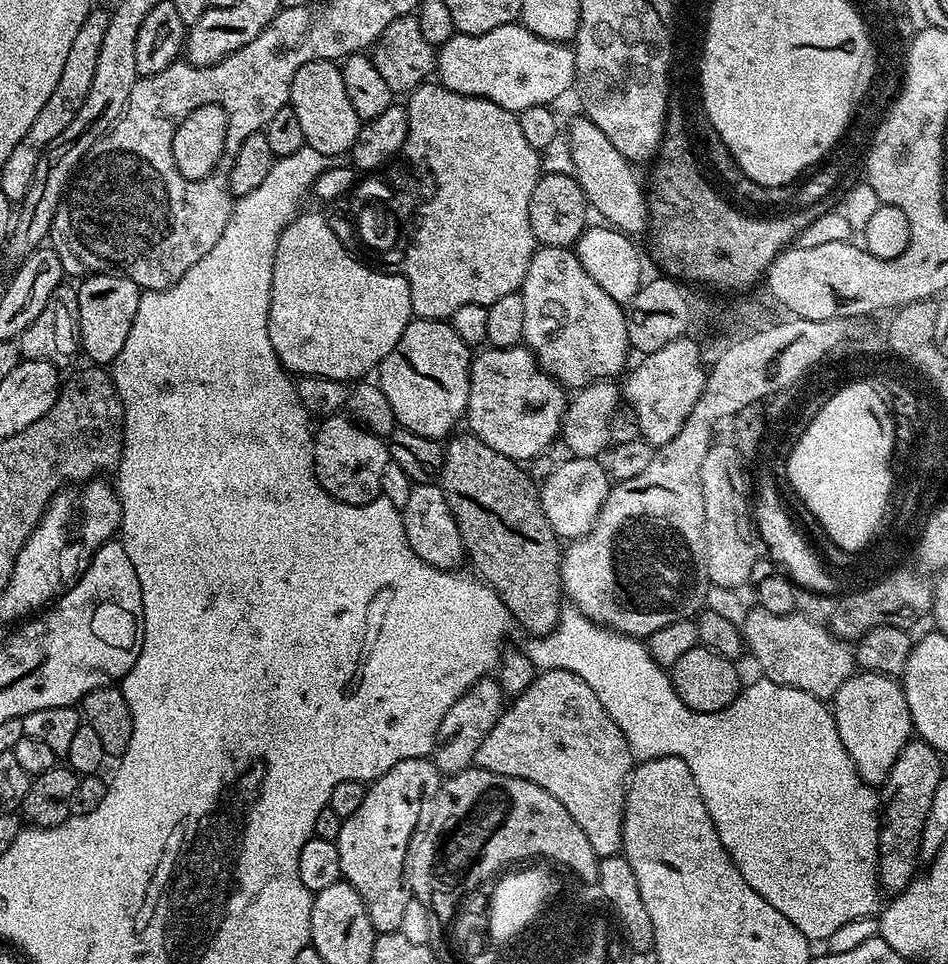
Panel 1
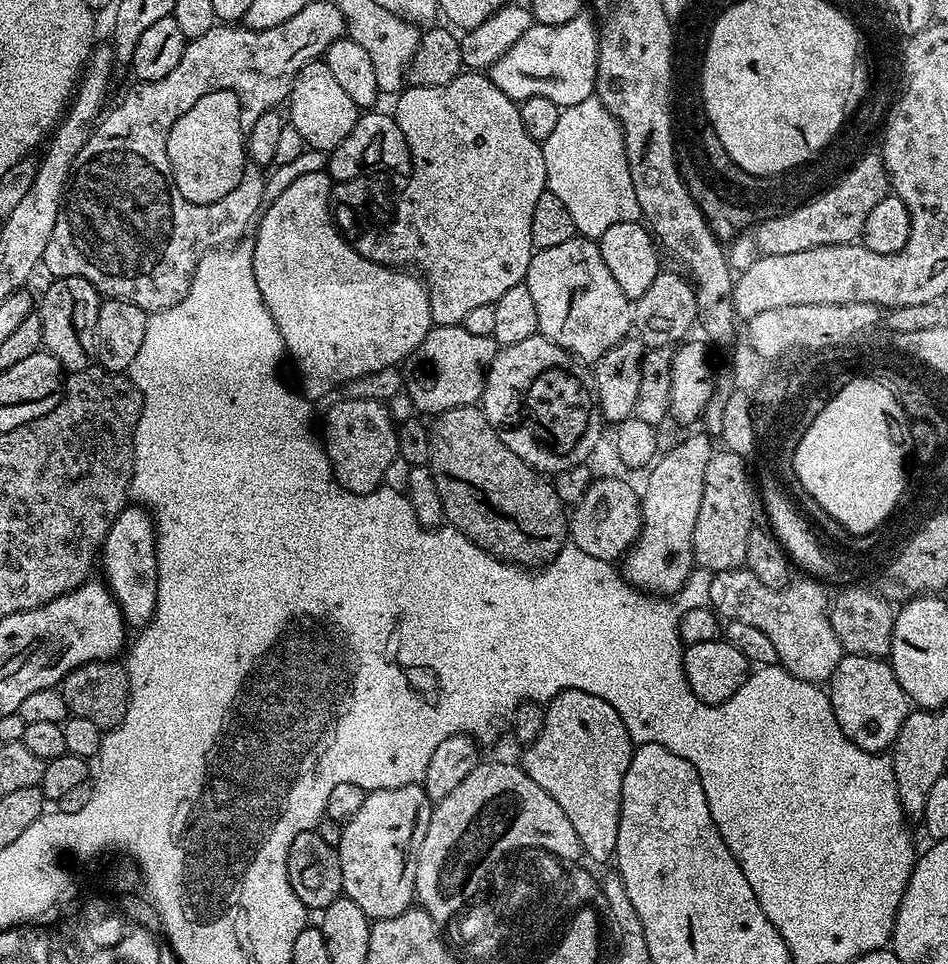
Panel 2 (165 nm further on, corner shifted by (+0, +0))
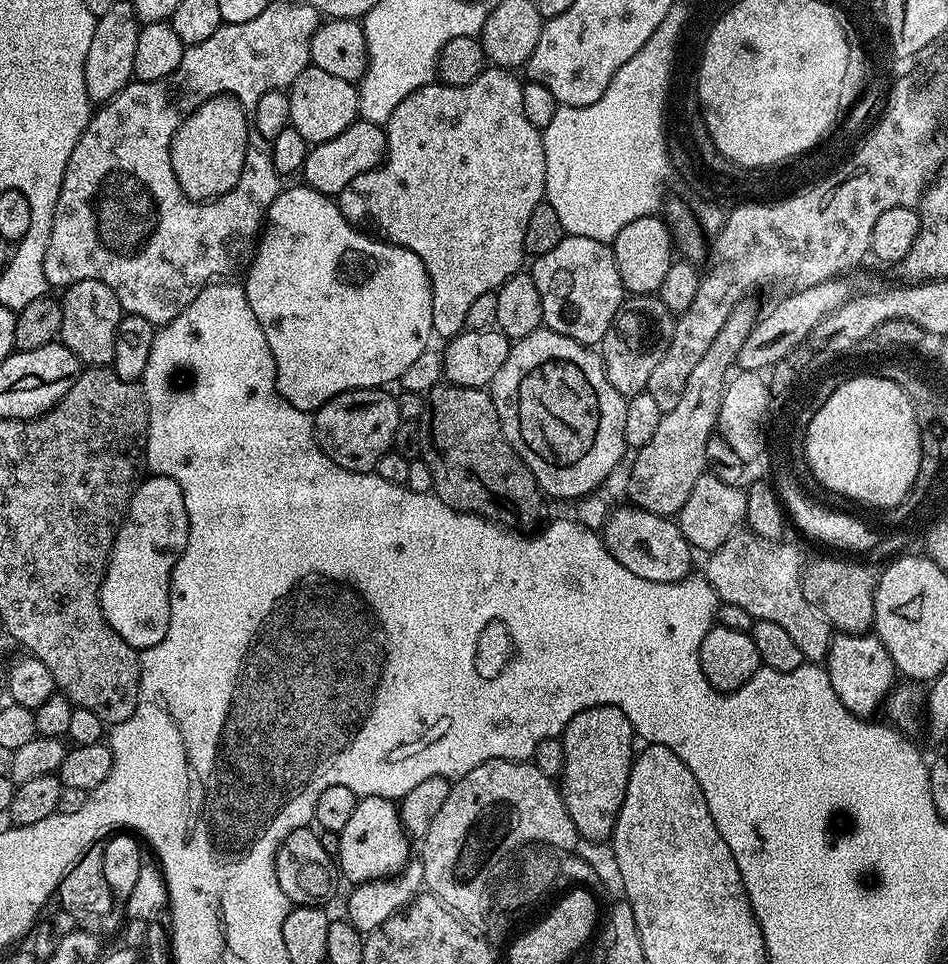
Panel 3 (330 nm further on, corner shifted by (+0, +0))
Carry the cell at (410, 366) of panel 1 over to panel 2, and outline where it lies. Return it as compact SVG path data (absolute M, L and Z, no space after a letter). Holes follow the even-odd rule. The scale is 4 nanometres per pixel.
M460 324L433 326L402 364L402 388L411 407L417 408L420 412L429 412L429 417L435 418L451 408L475 405L483 395L484 374L492 365L492 359L495 358L497 351L498 345L491 336L470 334L470 330L466 330Z

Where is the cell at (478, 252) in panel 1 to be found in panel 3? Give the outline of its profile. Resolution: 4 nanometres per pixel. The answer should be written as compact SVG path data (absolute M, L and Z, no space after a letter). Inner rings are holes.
M495 66L485 67L474 82L463 84L461 88L455 88L449 84L433 82L414 90L398 106L394 106L394 114L390 114L386 125L388 138L388 150L384 153L384 163L379 168L370 170L366 174L358 174L350 186L339 193L338 203L340 213L348 213L348 204L352 204L352 212L368 212L372 208L372 216L380 220L380 228L388 232L389 244L397 244L414 254L424 264L428 275L428 281L432 283L432 330L437 337L451 338L465 331L464 323L470 306L481 294L490 294L500 288L516 272L521 271L523 260L526 260L524 251L524 239L526 238L526 225L530 223L530 213L534 206L538 206L545 199L544 187L546 186L546 150L544 149L544 137L541 129L535 128L522 111L522 90L524 84L516 81L517 73L507 68Z

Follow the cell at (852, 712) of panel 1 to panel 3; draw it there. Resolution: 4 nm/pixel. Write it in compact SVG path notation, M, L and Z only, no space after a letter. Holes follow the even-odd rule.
M836 632L832 638L832 644L828 647L826 667L830 678L830 686L834 686L834 694L838 694L838 698L842 698L842 706L846 706L846 710L850 710L853 716L875 717L877 715L875 712L879 708L881 711L889 692L898 680L896 664L890 658L884 643L875 634L855 636L849 632Z

